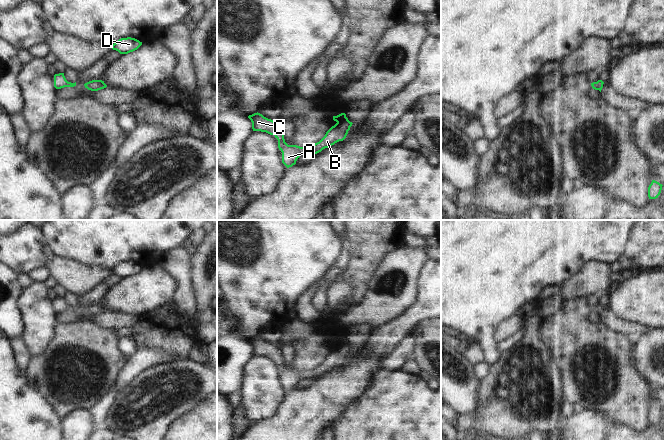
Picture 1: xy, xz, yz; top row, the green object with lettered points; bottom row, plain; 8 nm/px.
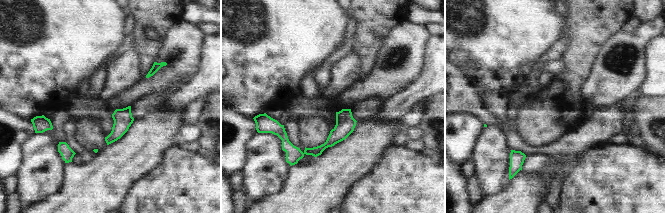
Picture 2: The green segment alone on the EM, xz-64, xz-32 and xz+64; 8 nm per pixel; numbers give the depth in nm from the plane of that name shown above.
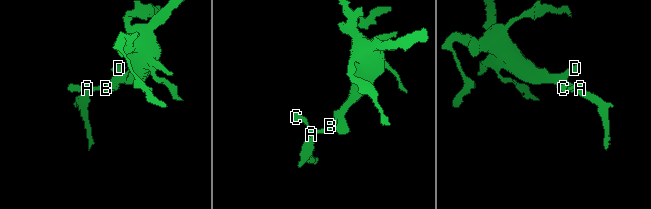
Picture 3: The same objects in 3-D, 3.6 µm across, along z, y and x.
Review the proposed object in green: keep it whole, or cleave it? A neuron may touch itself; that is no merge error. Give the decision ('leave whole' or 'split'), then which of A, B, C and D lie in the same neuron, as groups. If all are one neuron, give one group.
leave whole; groups A B C D

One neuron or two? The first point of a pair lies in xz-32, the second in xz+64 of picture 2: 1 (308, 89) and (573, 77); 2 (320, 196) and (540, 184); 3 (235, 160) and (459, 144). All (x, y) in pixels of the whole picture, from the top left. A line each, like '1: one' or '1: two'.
1: two
2: one
3: one

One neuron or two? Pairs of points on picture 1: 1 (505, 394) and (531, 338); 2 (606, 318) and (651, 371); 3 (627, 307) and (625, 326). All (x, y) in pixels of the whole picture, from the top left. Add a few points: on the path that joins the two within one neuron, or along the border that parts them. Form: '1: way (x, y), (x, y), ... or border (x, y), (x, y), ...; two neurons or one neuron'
1: way (519, 380), (527, 372), (527, 352); one neuron
2: border (600, 321), (608, 328), (627, 336); two neurons
3: border (608, 306), (617, 317), (640, 323), (648, 329); two neurons

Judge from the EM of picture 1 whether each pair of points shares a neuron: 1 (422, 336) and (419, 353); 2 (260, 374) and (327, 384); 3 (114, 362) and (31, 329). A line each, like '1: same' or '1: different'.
1: same
2: different
3: different

